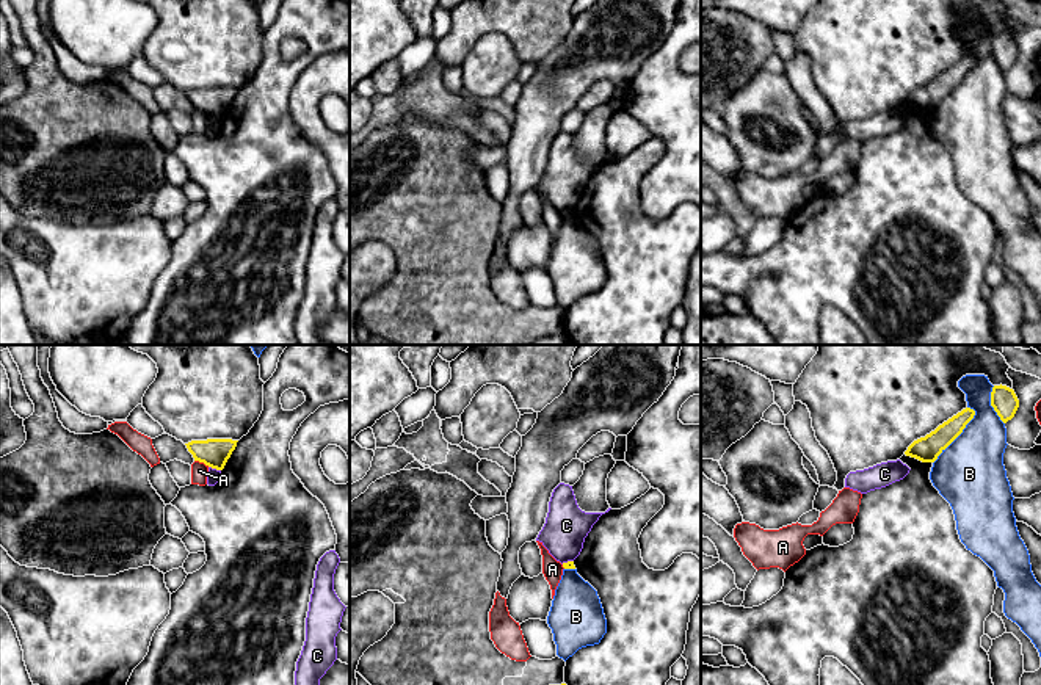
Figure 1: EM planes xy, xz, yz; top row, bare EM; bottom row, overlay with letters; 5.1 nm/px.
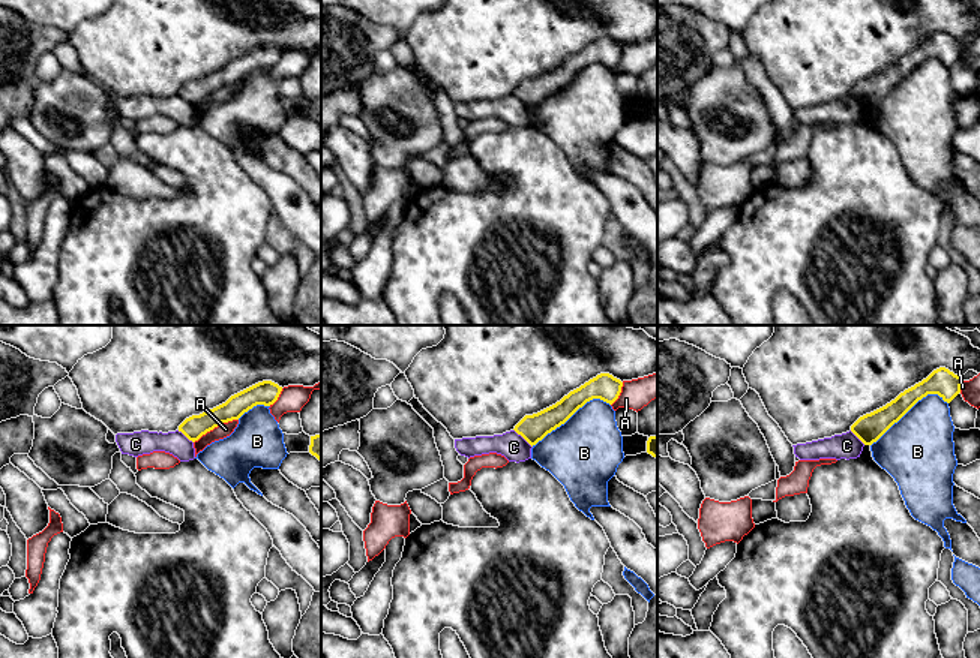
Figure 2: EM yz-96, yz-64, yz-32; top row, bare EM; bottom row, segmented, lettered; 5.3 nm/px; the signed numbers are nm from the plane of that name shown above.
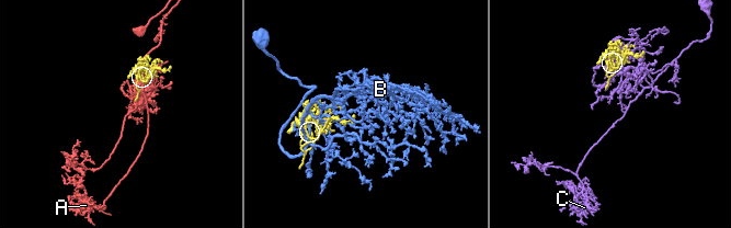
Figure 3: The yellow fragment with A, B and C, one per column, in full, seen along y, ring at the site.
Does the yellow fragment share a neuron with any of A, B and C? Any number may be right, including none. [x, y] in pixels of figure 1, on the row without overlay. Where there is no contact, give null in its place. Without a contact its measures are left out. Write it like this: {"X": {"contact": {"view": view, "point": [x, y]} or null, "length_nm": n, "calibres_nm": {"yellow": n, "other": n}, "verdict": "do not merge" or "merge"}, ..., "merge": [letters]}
{"A": {"contact": {"view": "xy", "point": [203, 110]}, "length_nm": 90, "calibres_nm": {"yellow": 140, "other": 80}, "verdict": "do not merge"}, "B": {"contact": {"view": "yz", "point": [958, 83]}, "length_nm": 360, "calibres_nm": {"yellow": 130, "other": 360}, "verdict": "do not merge"}, "C": {"contact": {"view": "xy", "point": [215, 116]}, "length_nm": 70, "calibres_nm": {"yellow": 140, "other": 60}, "verdict": "do not merge"}, "merge": []}

